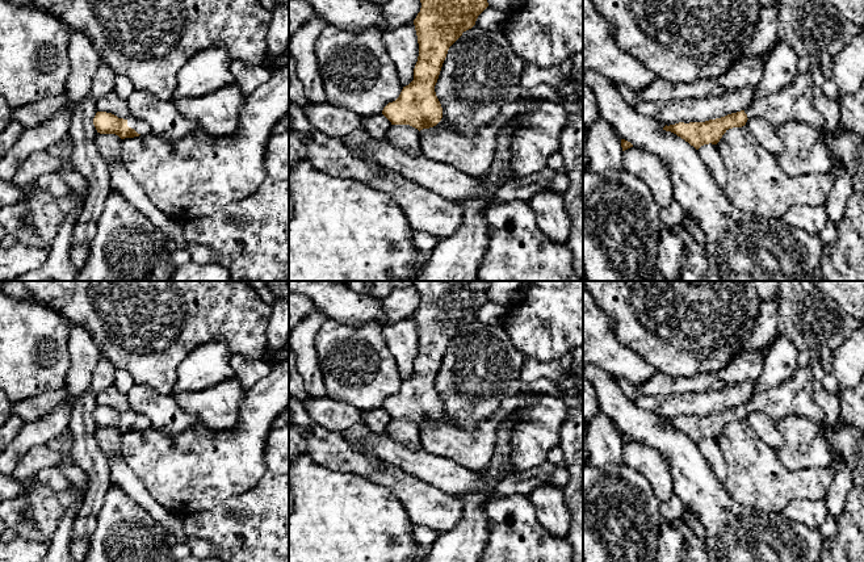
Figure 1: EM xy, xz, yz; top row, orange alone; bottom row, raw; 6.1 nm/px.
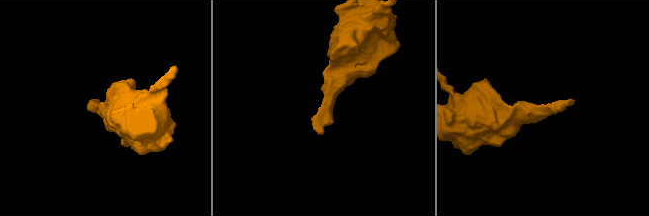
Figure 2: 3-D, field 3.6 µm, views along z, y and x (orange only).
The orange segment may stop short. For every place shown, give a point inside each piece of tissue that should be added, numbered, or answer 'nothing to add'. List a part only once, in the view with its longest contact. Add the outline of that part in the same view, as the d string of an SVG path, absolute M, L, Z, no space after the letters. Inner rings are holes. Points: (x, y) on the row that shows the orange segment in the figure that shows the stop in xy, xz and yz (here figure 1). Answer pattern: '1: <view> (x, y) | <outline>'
1: xy (141, 128) | M133 117L127 118L127 126L134 129L140 135L144 135L150 131L148 126L144 122Z

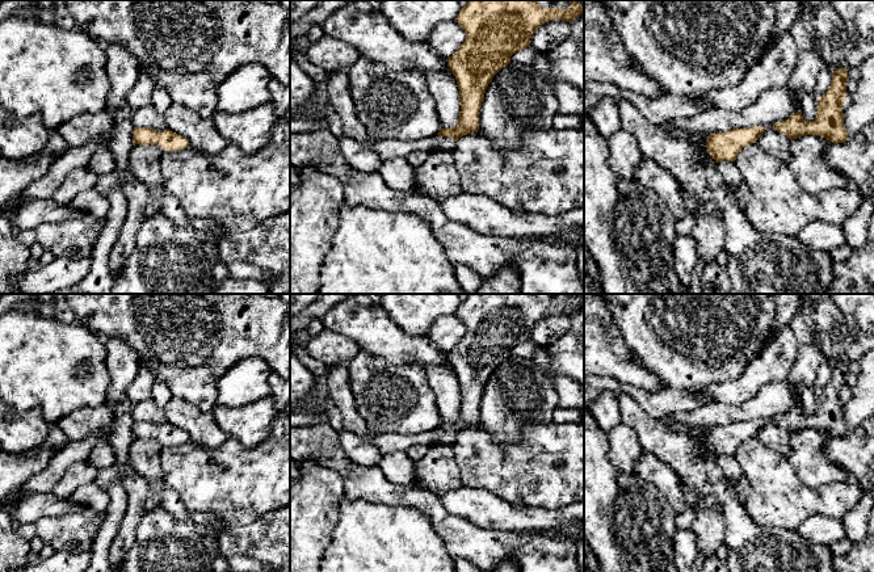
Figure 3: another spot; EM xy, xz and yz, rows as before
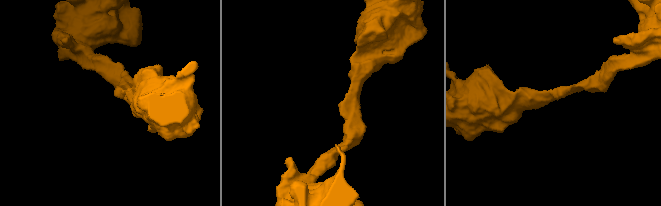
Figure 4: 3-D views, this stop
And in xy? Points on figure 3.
nothing to add

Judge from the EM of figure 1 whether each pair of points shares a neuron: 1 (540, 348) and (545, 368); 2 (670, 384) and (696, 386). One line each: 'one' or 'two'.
1: two
2: one

